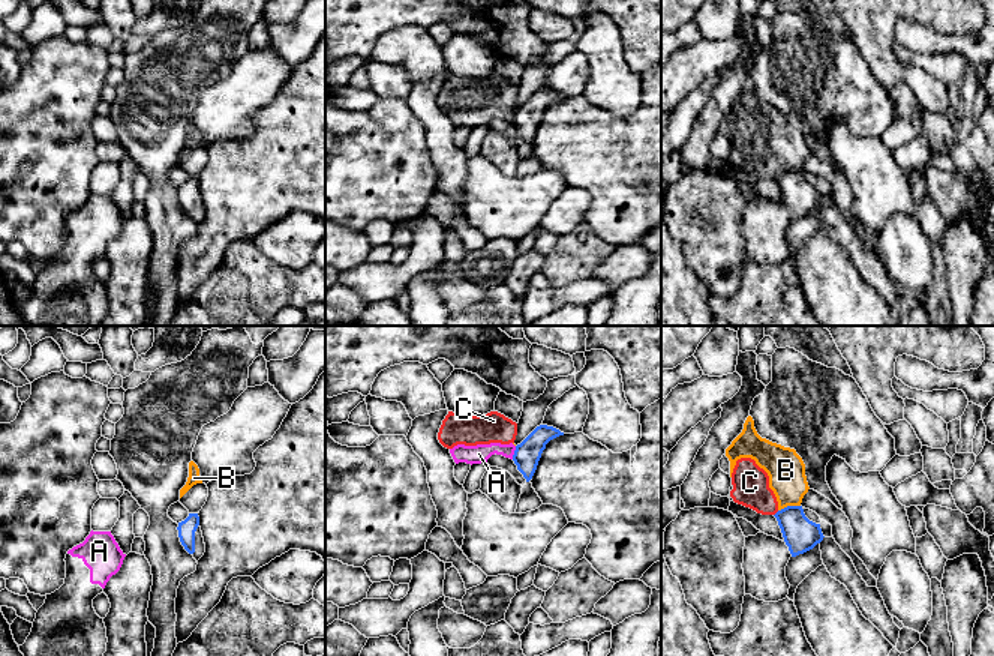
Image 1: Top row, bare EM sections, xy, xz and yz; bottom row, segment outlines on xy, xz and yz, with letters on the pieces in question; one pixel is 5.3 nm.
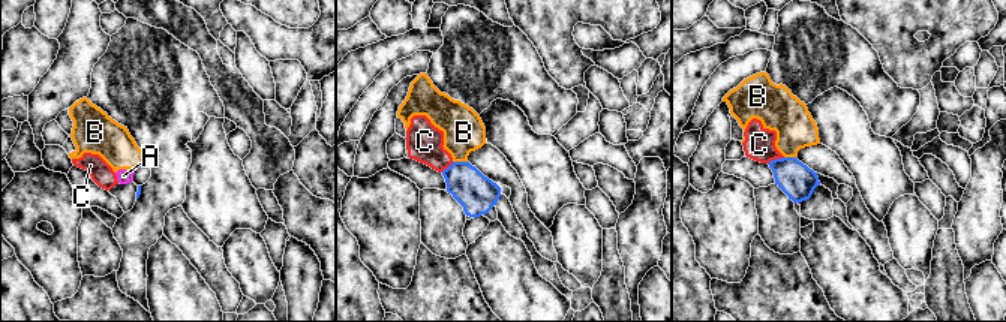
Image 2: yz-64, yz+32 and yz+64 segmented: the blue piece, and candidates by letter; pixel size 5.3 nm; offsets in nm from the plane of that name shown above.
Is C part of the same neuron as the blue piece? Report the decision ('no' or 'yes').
no

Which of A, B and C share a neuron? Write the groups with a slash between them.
A B C

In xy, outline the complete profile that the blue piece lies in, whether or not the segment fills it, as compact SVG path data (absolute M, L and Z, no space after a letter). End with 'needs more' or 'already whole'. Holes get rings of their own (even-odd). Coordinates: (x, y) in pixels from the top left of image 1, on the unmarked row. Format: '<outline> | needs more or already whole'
M189 177L184 185L178 186L177 194L181 209L198 225L205 216L198 177Z | needs more

